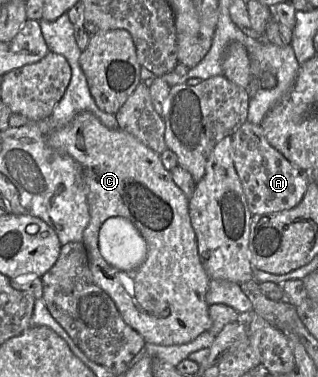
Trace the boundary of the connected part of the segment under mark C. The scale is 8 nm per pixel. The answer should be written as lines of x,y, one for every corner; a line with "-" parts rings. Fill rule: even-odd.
80,112
66,125
48,135
50,147
75,159
82,167
83,183
89,208
89,222
83,231
82,243
94,282
114,301
126,324
146,342
177,345
189,342
211,327
205,297
210,278
205,272
194,229
189,216
189,201
163,166
160,155
133,135
120,129
111,130
90,112
-
110,217
123,217
139,231
147,244
147,253
136,268
123,271
110,266
99,251
99,230

